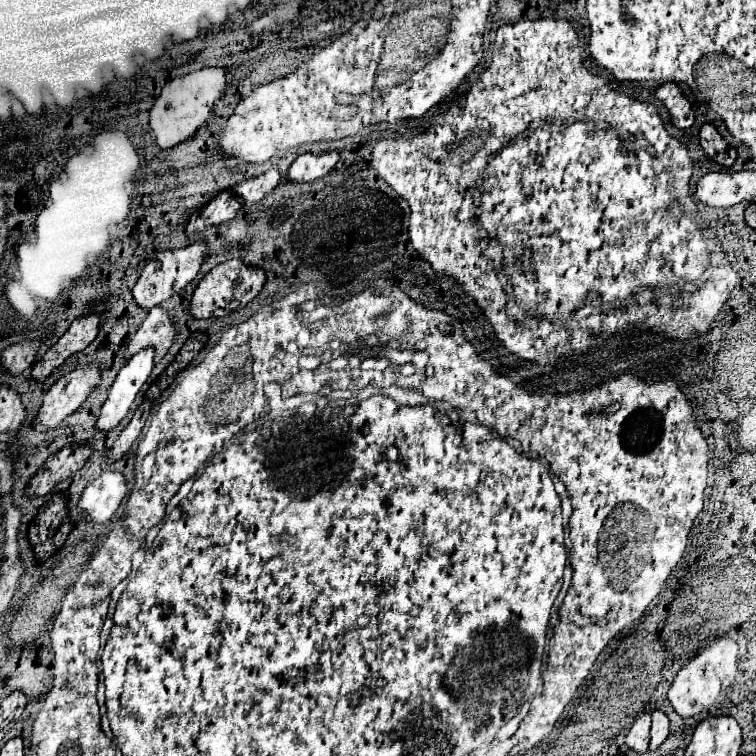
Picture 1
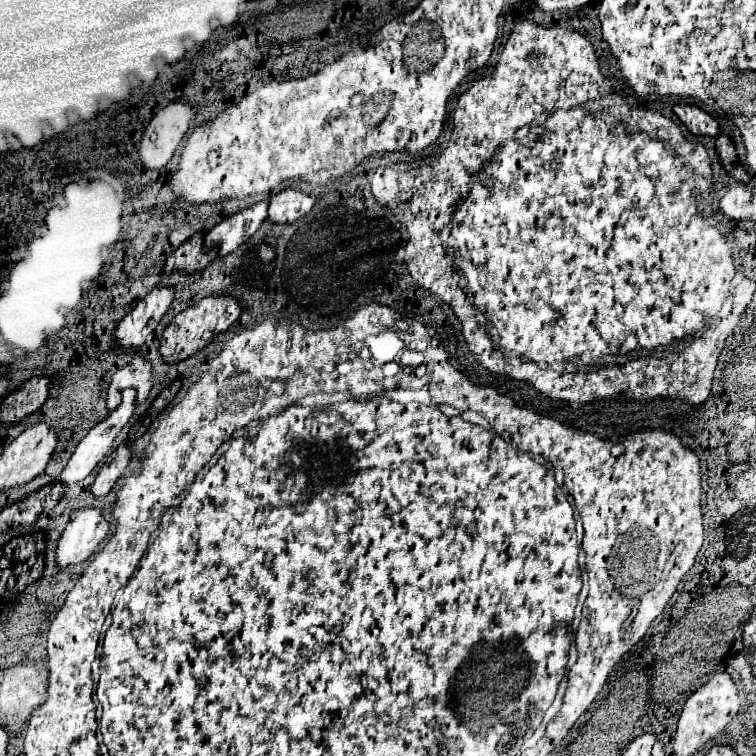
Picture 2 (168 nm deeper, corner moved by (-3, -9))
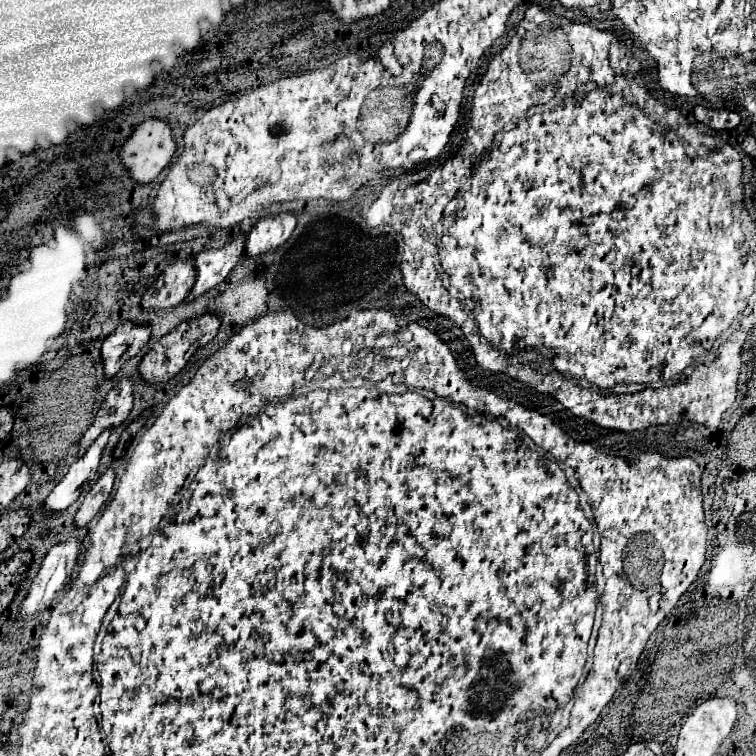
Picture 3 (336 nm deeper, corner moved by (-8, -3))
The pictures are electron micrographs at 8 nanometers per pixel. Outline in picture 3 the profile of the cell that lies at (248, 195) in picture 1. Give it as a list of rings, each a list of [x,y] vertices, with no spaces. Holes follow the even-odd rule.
[[[244,237],[232,239],[230,245],[224,245],[222,249],[198,253],[194,259],[196,281],[194,281],[186,301],[194,301],[196,297],[202,297],[212,287],[222,283],[242,255],[244,255]]]

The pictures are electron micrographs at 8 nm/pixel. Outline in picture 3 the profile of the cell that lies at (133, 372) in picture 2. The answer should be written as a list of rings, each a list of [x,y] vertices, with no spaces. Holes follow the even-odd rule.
[[[120,379],[118,385],[114,385],[114,389],[106,395],[104,403],[100,405],[100,411],[94,417],[94,423],[86,429],[86,433],[80,439],[80,451],[78,457],[84,457],[86,449],[92,445],[92,441],[106,429],[114,429],[120,423],[124,423],[124,419],[128,417],[128,413],[132,411],[132,403],[134,403],[134,395],[132,395],[132,381],[130,379]]]

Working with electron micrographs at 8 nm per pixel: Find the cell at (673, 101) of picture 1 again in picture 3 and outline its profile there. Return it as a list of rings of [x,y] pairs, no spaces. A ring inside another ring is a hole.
[[[696,107],[694,115],[700,123],[716,129],[716,131],[724,131],[724,129],[736,129],[740,125],[740,115],[728,109],[706,109],[706,107]]]

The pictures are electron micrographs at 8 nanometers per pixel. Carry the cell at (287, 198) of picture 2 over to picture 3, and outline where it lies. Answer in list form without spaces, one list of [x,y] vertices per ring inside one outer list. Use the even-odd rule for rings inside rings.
[[[292,213],[278,215],[274,219],[264,219],[254,225],[246,239],[246,257],[256,257],[256,253],[270,253],[282,247],[296,227],[296,217]]]

